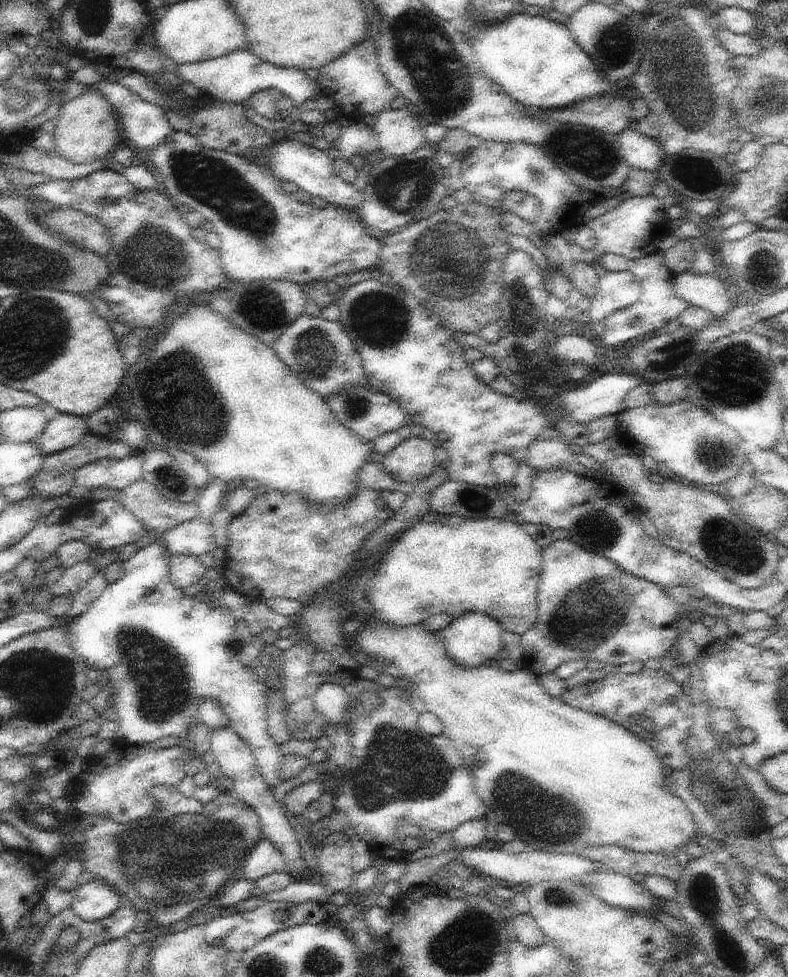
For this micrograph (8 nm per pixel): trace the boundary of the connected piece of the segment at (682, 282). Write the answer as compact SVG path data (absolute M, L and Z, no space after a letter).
M692 269L685 270L675 275L674 292L690 305L709 310L715 318L729 315L736 307L716 272L696 274Z

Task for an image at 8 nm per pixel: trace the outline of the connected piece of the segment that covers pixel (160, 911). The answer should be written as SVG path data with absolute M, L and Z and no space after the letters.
M156 785L155 799L160 809L151 818L131 823L118 823L101 814L90 814L82 822L84 826L83 870L92 872L118 891L125 902L133 904L139 911L146 910L152 921L160 926L184 923L192 912L208 904L218 890L228 881L236 869L242 869L247 856L263 838L262 823L253 808L241 801L230 790L222 793L208 804L186 797L177 787Z

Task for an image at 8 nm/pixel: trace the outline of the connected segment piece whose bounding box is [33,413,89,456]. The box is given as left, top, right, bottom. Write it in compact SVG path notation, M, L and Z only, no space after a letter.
M60 413L49 421L42 436L38 436L33 443L46 456L66 450L78 444L89 432L87 424L82 418L68 413Z

